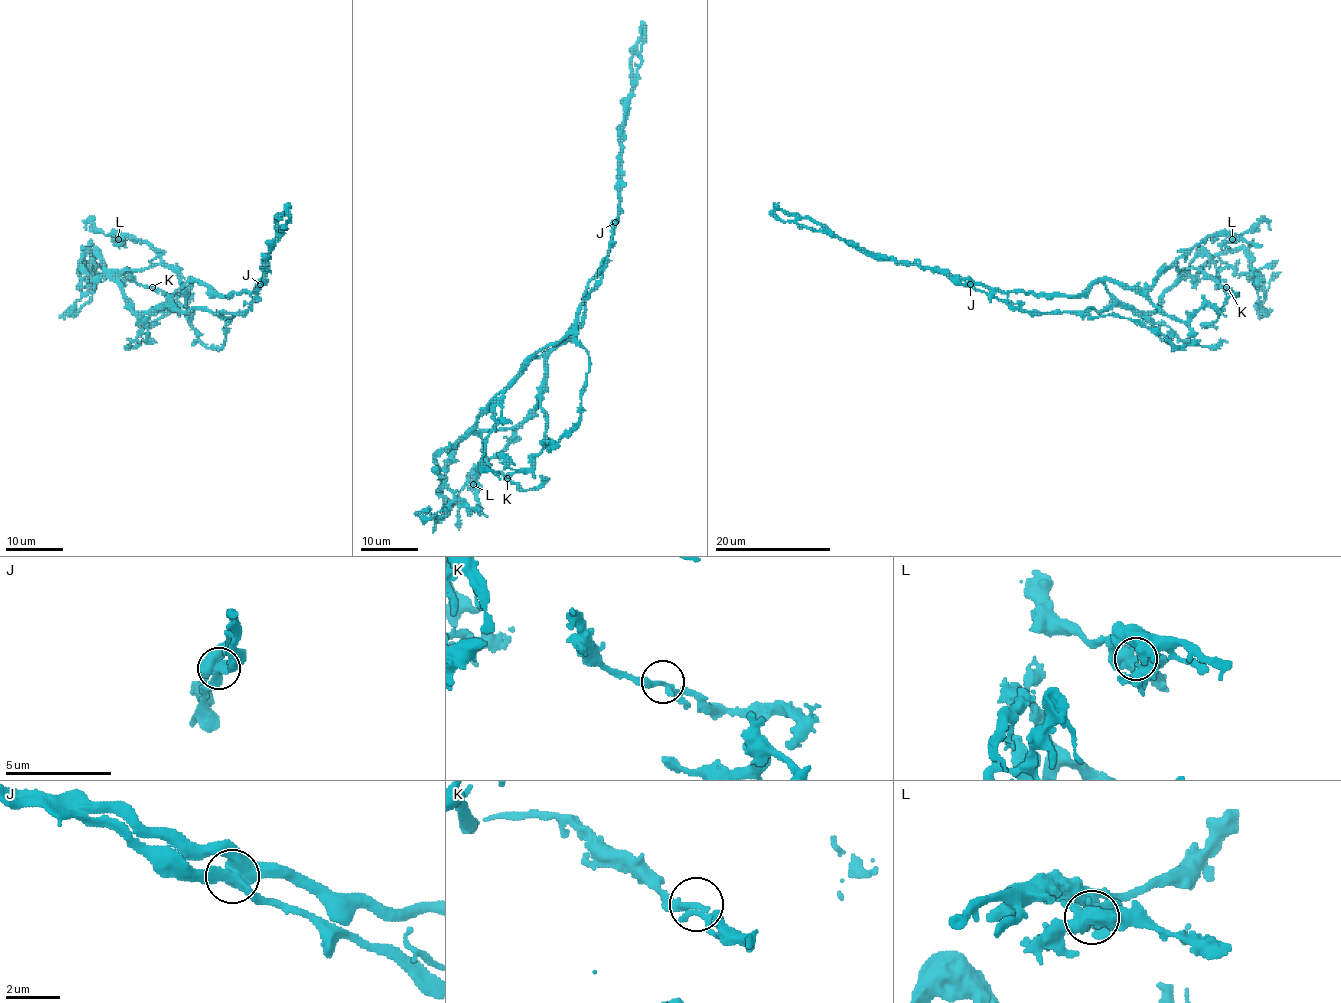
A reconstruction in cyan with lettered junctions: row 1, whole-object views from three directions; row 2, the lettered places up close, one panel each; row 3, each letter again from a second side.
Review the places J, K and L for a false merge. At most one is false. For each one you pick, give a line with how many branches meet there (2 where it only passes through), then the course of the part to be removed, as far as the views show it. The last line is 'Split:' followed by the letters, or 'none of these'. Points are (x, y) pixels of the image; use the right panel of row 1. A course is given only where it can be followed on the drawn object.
J: 4 | (969, 285), (1027, 311), (1129, 306), (1151, 312), (1181, 278), (1242, 249), (1261, 289), (1262, 318)
Split: J

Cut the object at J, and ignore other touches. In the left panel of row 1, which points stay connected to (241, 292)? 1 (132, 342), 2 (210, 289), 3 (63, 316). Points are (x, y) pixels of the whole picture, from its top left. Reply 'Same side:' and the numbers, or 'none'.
Same side: 2

